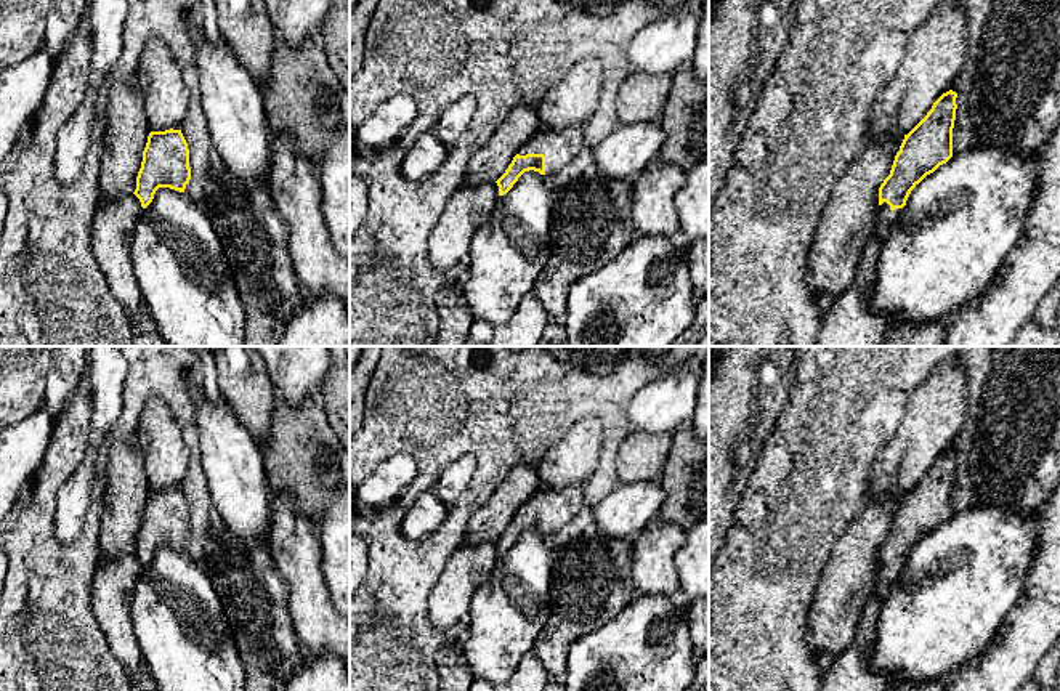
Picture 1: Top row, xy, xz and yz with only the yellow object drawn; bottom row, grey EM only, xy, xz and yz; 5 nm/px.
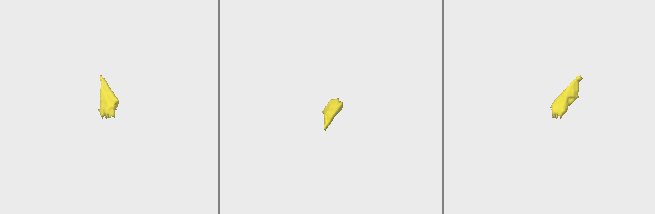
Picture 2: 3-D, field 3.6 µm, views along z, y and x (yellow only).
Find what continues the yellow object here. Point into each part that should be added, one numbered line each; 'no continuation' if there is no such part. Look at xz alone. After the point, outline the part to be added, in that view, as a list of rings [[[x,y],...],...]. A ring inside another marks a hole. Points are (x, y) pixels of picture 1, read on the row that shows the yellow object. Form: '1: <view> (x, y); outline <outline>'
1: xz (560, 146); outline [[[584,123],[563,130],[537,131],[516,154],[544,154],[545,176],[552,178],[579,156],[584,136]]]

